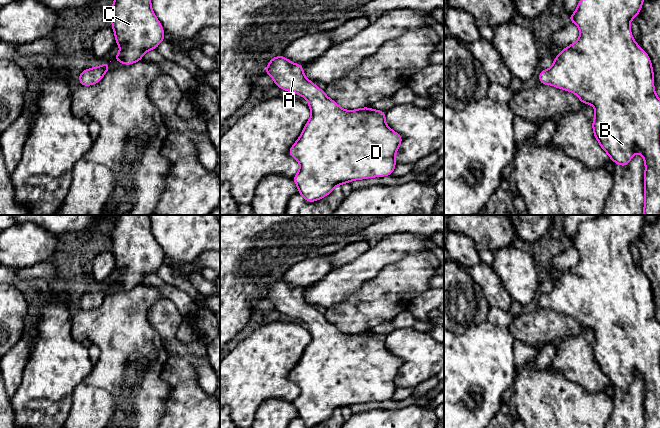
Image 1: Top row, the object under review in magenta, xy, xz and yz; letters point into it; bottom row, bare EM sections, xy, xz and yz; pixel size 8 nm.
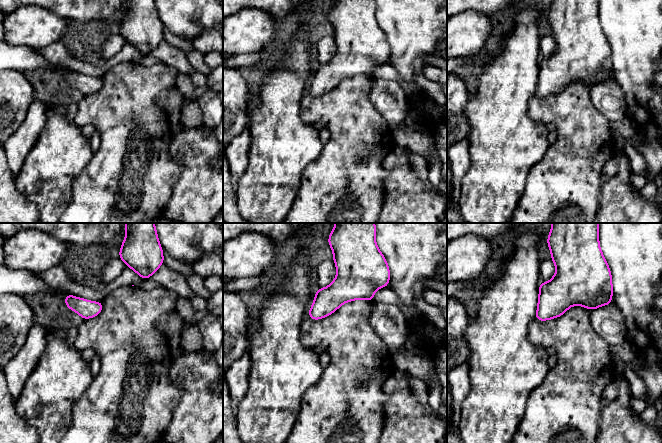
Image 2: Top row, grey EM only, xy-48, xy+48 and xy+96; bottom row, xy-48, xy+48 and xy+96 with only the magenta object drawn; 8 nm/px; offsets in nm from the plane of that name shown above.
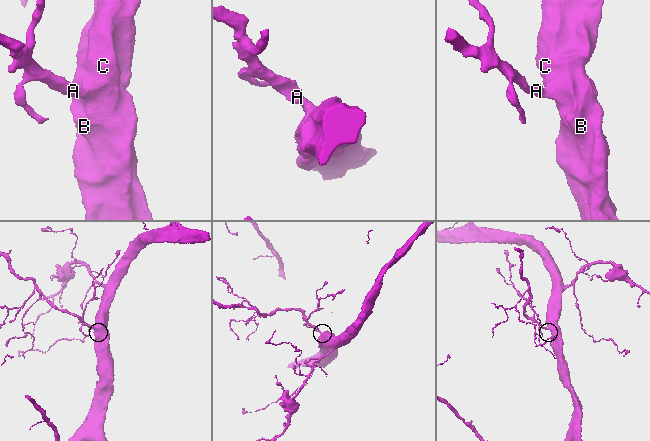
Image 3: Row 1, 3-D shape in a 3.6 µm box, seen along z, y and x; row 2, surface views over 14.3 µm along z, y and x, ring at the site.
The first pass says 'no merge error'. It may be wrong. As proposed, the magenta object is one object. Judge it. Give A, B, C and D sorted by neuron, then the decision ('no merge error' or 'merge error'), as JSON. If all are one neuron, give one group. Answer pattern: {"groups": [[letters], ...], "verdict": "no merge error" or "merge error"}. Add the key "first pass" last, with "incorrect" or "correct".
{"groups": [["A", "B", "C", "D"]], "verdict": "no merge error", "first pass": "correct"}

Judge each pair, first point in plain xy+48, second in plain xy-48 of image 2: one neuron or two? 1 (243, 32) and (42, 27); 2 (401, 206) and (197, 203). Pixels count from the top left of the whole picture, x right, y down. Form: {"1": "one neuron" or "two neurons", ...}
{"1": "one neuron", "2": "one neuron"}

